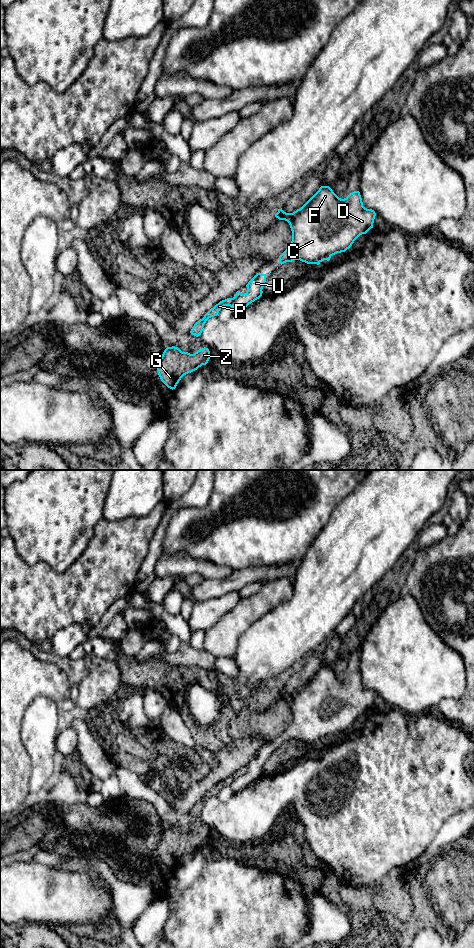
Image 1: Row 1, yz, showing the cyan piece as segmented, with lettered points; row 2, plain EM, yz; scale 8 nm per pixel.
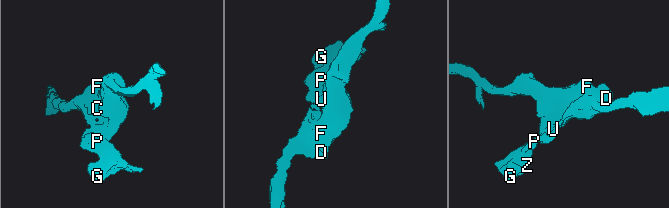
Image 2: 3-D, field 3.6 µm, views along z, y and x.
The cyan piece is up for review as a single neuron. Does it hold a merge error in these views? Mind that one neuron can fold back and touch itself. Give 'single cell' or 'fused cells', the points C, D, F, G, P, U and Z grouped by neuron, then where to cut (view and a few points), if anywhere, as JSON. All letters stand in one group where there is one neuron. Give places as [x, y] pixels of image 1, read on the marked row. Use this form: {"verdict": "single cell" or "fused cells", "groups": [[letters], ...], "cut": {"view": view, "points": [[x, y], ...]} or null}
{"verdict": "fused cells", "groups": [["C", "D", "F", "U"], ["G", "P", "Z"]], "cut": {"view": "yz", "points": [[231, 298], [229, 305]]}}

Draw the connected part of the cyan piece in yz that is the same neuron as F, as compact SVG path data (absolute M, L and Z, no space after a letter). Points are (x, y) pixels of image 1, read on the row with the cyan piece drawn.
M321 186L319 190L300 208L293 213L281 209L275 214L279 220L289 223L292 231L292 241L279 256L279 263L300 260L307 264L319 265L322 261L349 249L354 241L371 228L376 213L363 206L359 191L350 193L346 198L339 198L329 186Z

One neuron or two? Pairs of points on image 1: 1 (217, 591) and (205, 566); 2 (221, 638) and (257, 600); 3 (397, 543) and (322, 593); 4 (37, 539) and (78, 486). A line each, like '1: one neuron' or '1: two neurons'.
1: two neurons
2: one neuron
3: one neuron
4: one neuron

